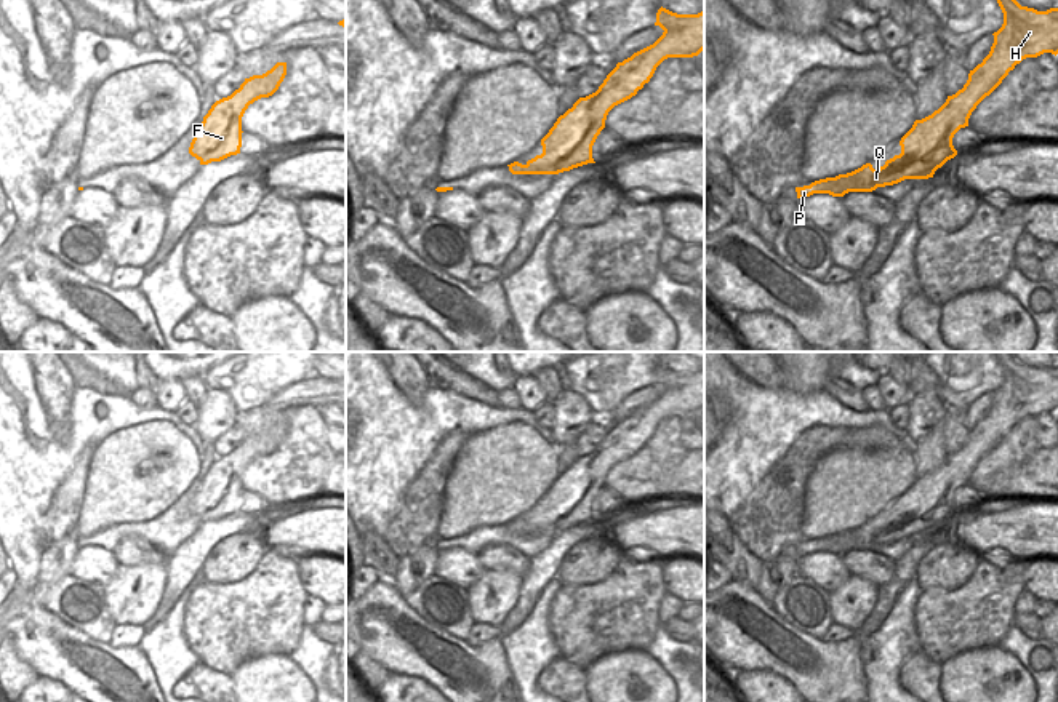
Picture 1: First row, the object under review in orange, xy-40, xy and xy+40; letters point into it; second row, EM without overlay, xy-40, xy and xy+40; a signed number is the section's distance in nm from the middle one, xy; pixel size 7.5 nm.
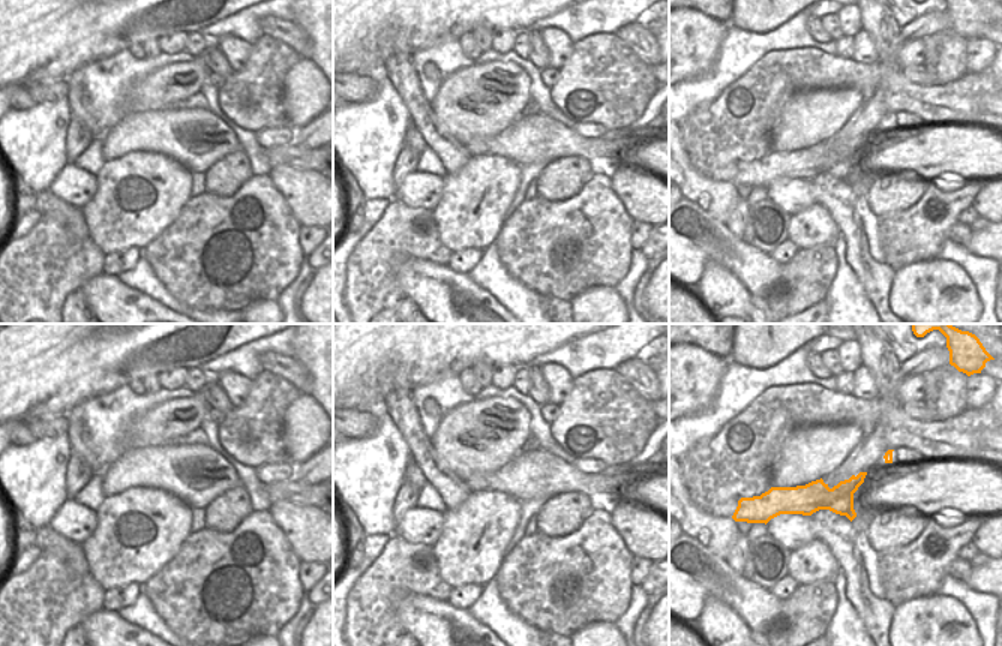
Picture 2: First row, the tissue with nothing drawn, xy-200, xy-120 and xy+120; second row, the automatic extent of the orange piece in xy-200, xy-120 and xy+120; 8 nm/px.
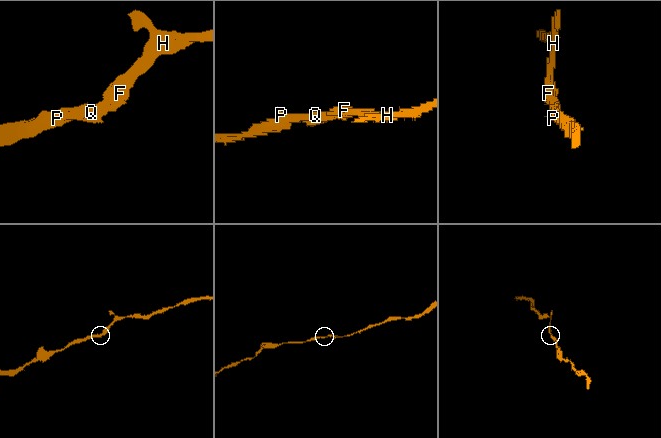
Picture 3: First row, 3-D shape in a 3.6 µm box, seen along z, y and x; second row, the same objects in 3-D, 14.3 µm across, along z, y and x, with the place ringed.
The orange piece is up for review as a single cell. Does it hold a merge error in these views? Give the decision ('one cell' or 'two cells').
one cell

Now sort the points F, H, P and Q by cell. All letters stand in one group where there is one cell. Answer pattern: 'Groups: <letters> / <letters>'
Groups: F H P Q.

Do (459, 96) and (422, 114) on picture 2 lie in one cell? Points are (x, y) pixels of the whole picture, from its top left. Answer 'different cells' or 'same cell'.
different cells

